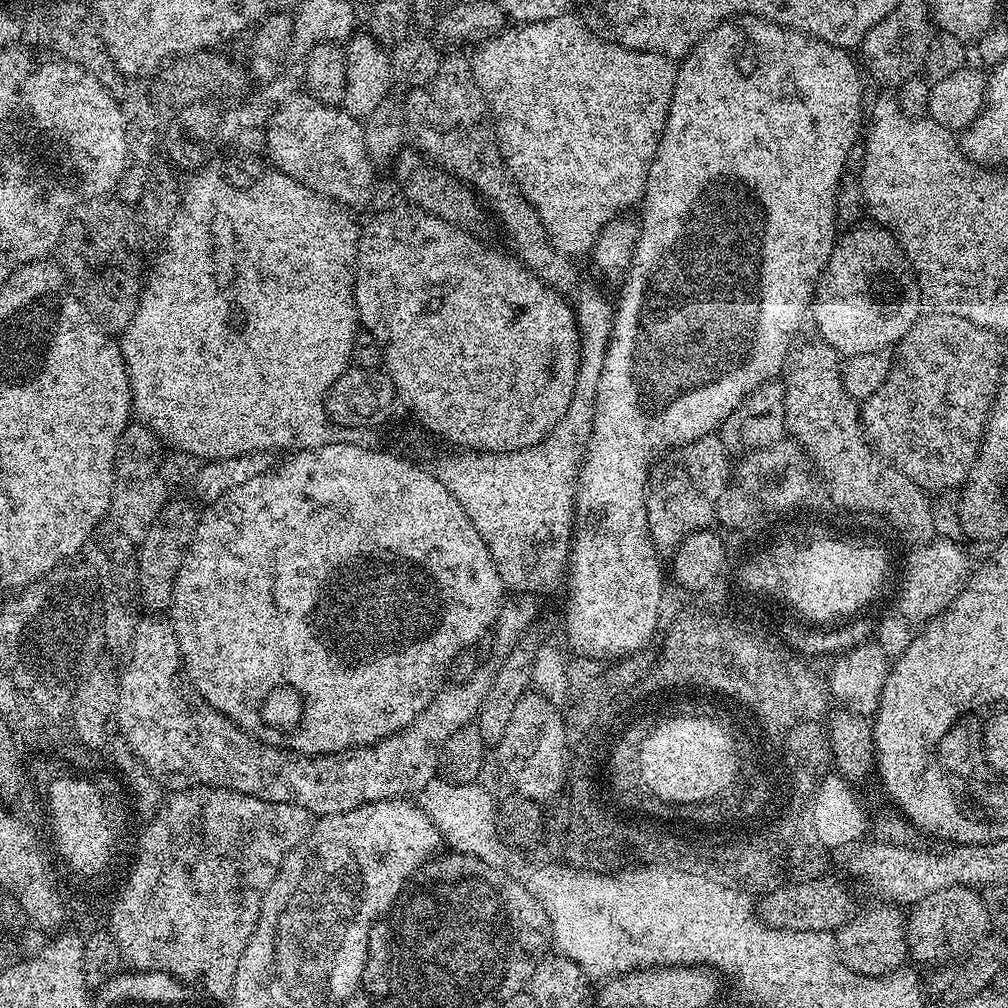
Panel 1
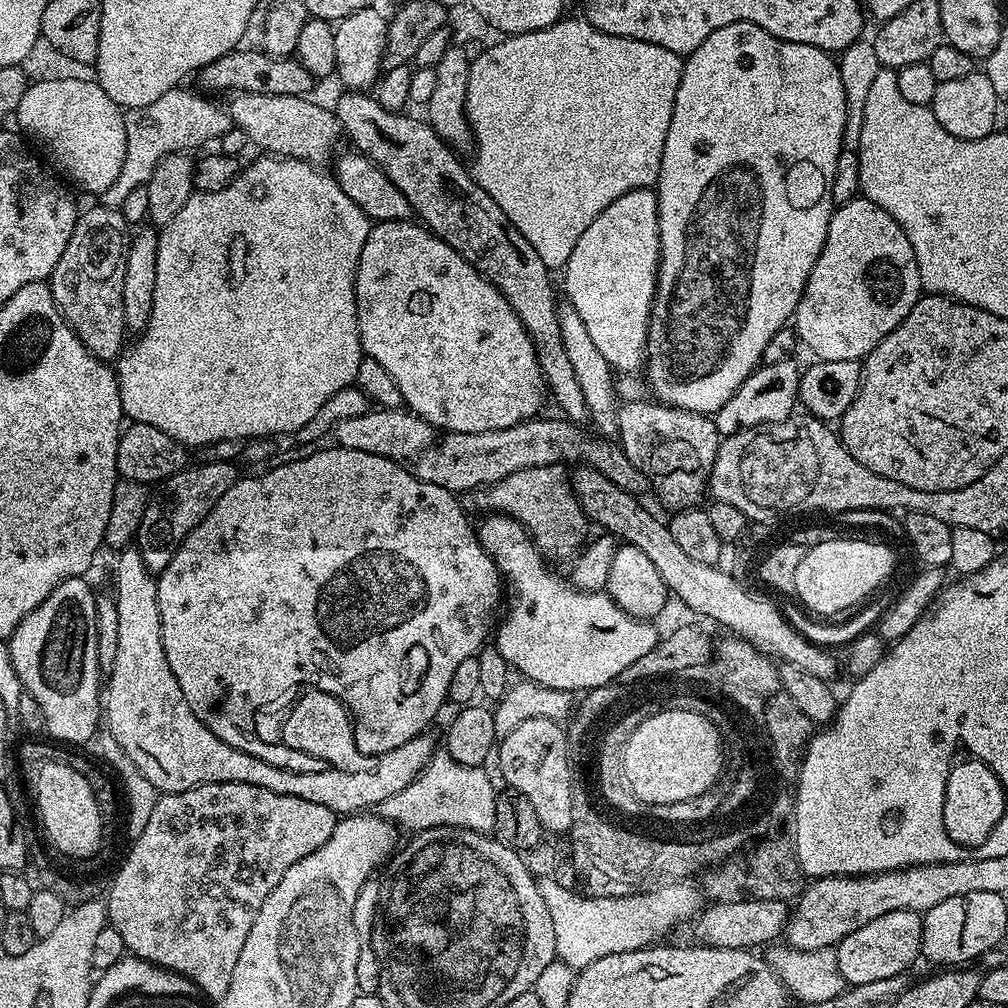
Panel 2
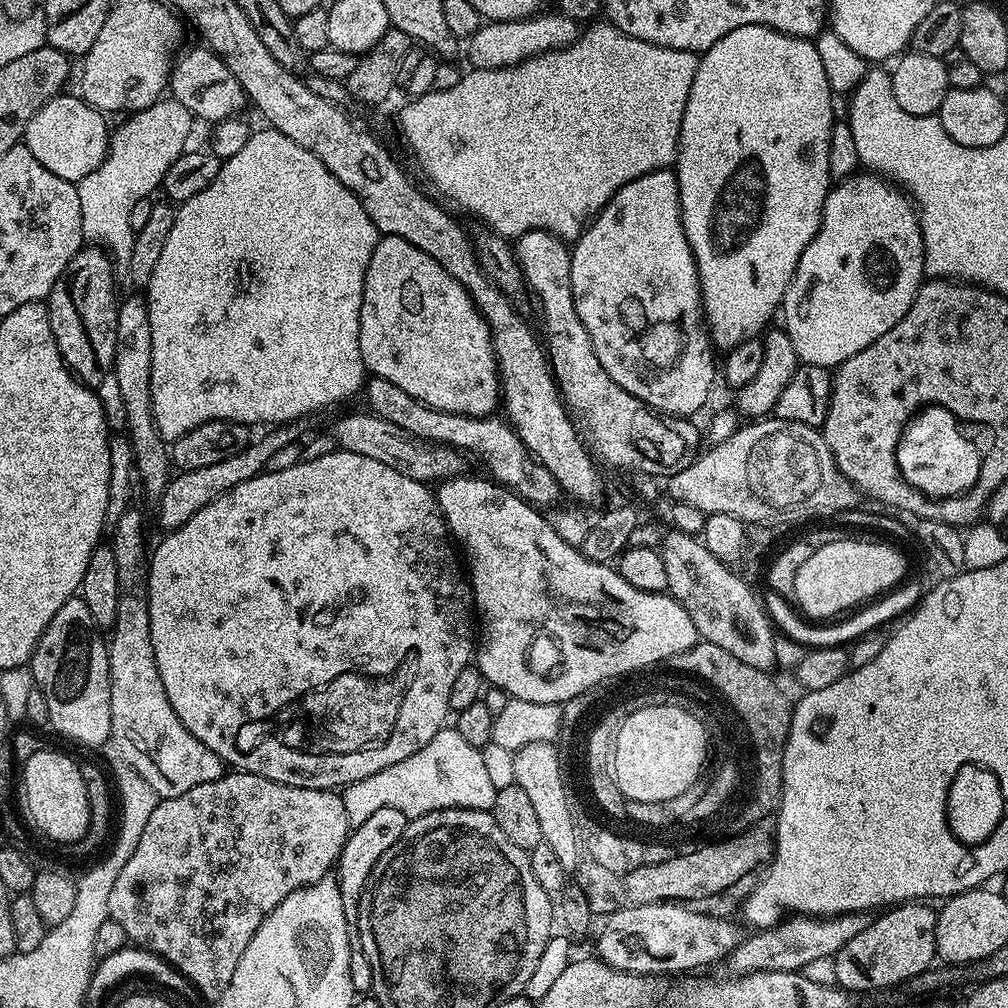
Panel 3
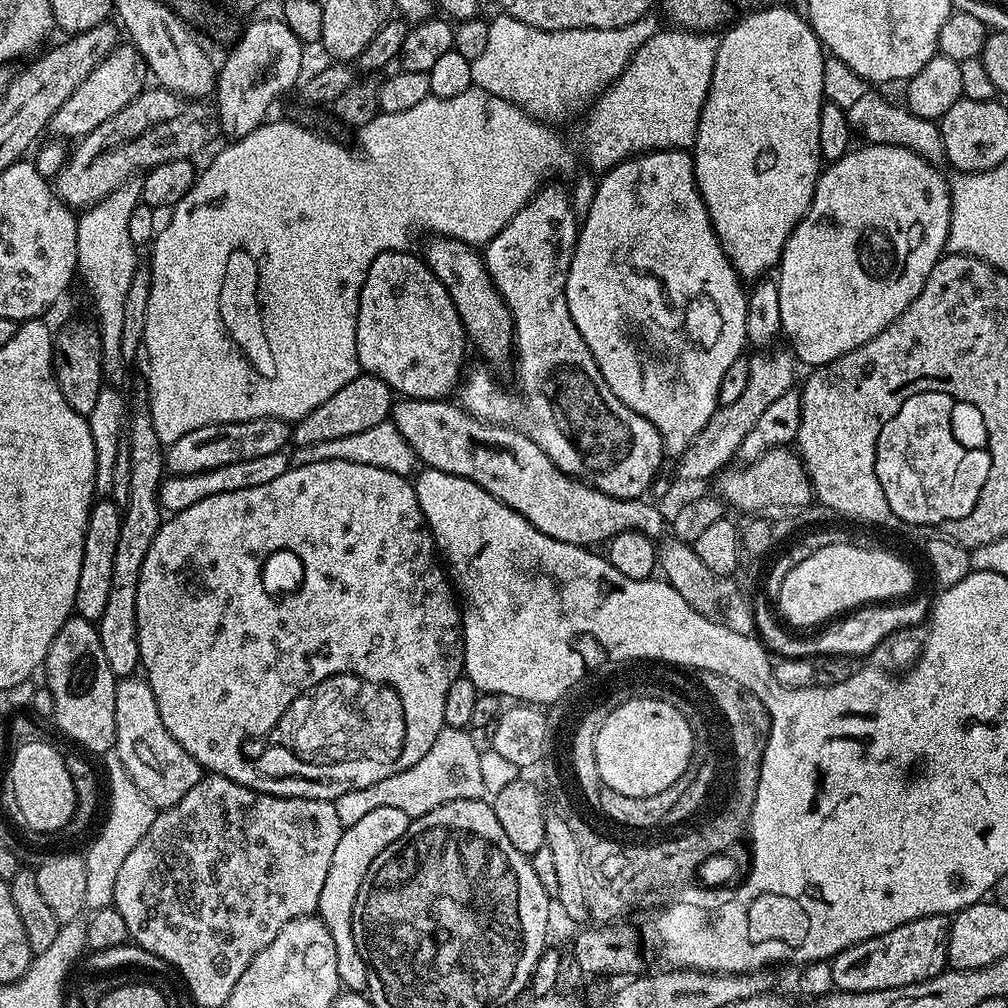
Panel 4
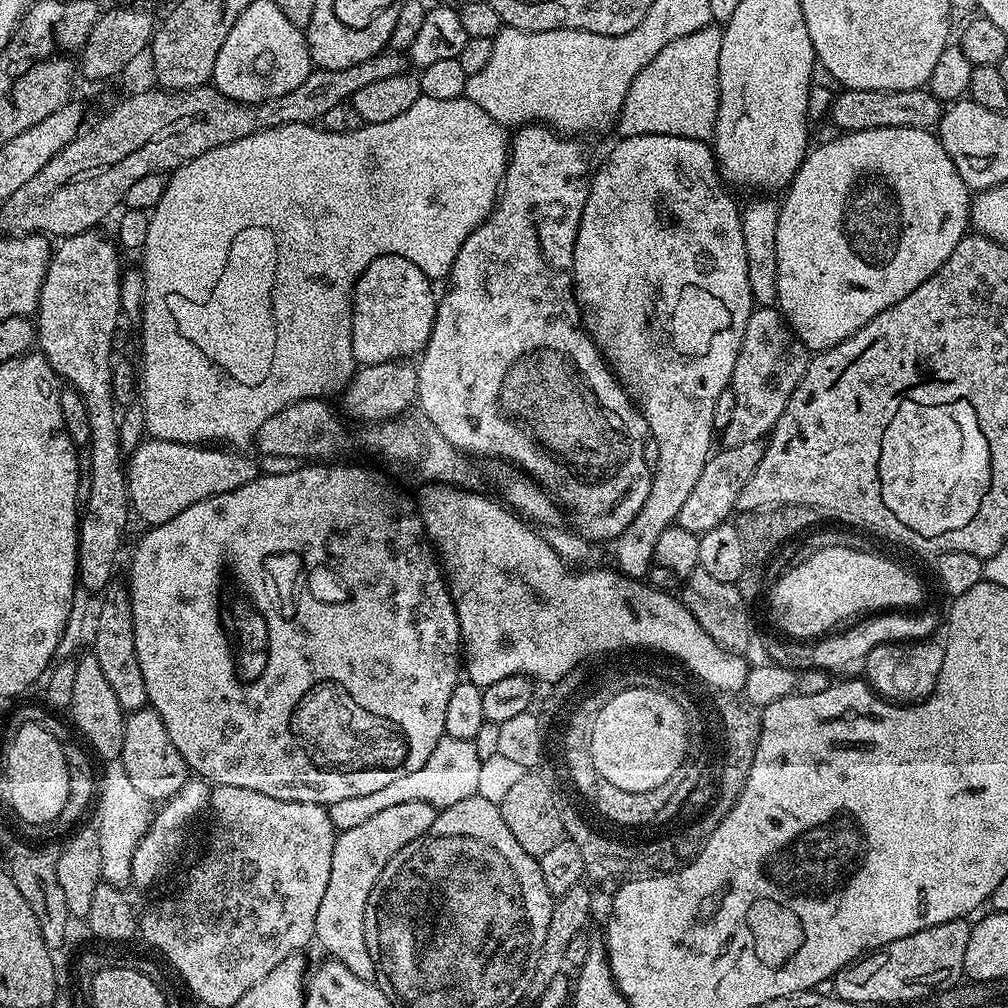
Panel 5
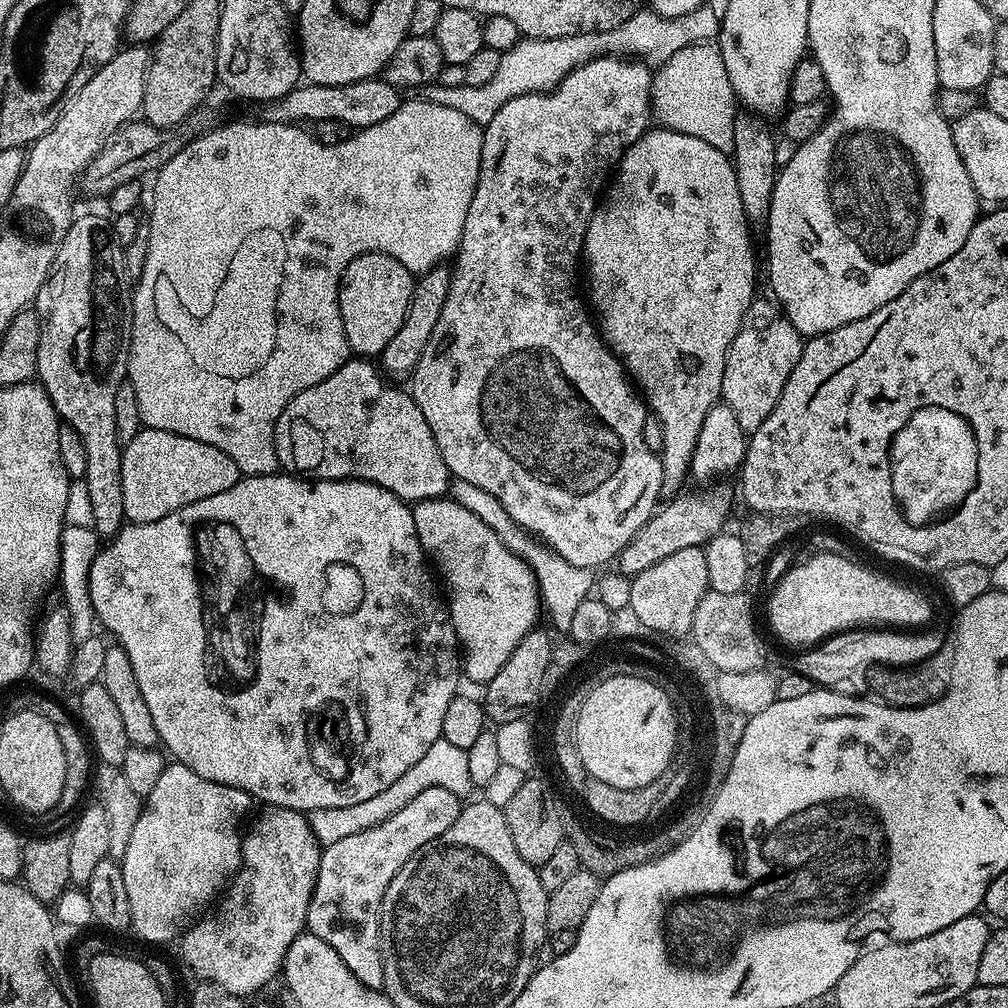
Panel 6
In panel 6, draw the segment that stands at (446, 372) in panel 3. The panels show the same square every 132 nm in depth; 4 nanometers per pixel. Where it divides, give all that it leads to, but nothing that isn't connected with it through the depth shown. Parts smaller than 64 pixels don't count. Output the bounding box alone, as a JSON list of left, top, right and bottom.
[338,252,415,357]

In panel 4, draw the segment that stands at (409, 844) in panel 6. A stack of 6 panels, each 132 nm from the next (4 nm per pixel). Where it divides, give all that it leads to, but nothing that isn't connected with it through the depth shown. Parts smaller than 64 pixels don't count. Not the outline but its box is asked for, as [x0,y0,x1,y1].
[319,806,410,962]

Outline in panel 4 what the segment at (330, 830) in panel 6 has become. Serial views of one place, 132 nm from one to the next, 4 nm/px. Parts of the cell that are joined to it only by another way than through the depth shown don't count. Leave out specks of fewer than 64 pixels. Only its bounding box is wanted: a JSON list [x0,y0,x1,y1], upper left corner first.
[334,726,486,828]

